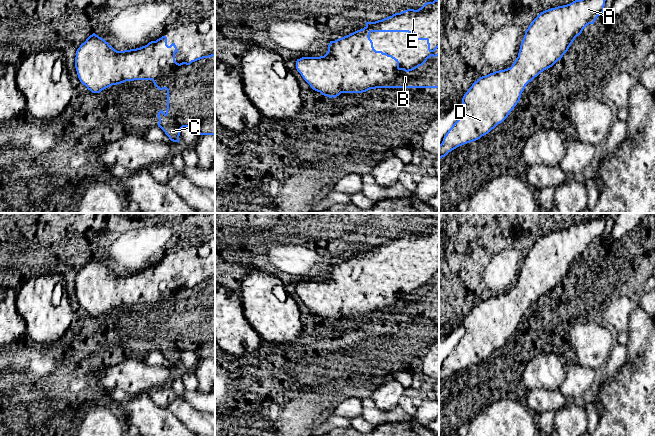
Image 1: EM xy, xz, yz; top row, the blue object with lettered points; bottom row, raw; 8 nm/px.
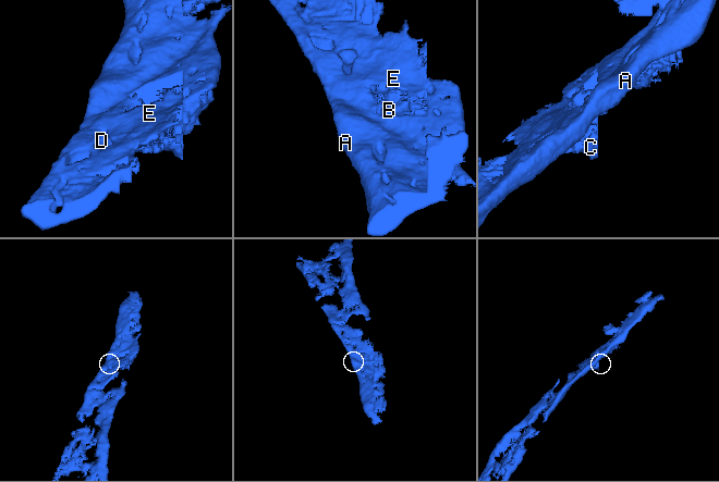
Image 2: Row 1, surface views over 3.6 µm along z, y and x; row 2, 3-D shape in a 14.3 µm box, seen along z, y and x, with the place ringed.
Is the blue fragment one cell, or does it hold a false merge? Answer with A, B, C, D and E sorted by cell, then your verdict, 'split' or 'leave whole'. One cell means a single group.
A B C D E; leave whole

